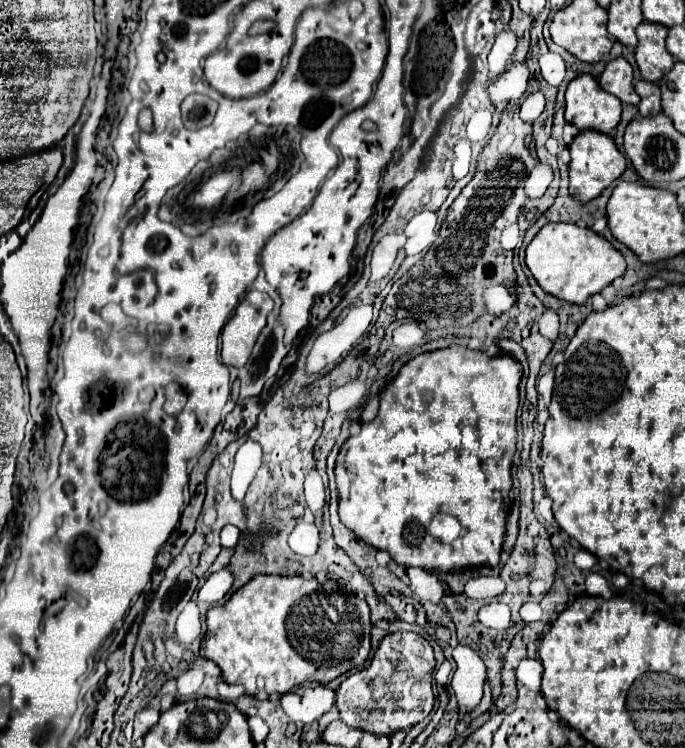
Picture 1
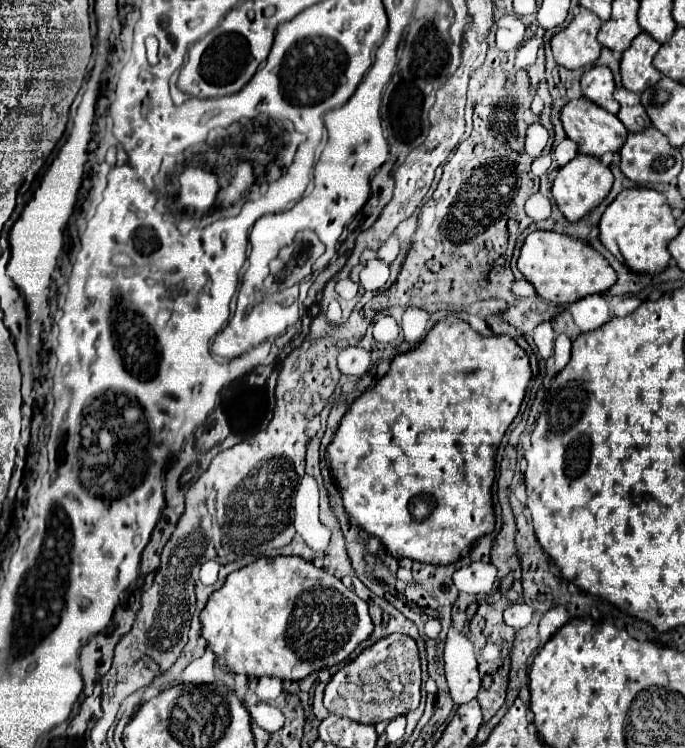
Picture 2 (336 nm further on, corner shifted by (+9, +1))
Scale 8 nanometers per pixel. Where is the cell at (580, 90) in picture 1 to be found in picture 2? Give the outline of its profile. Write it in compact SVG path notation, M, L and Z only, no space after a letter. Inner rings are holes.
M585 97L567 103L561 111L561 121L563 121L567 137L577 143L579 153L585 153L585 155L591 155L597 159L603 157L605 153L617 153L629 135L629 131L623 127L623 123L617 119L617 115L605 111L603 107L597 107L595 103L591 103Z

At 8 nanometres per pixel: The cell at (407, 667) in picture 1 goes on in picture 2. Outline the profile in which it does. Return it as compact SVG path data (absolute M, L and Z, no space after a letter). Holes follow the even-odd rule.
M395 633L395 635L379 639L371 647L363 649L355 659L347 661L331 677L331 681L325 687L325 707L333 715L375 725L379 721L389 721L397 715L407 715L409 711L415 711L419 707L419 699L421 699L419 689L421 689L421 663L419 663L417 643L407 635L397 635Z

